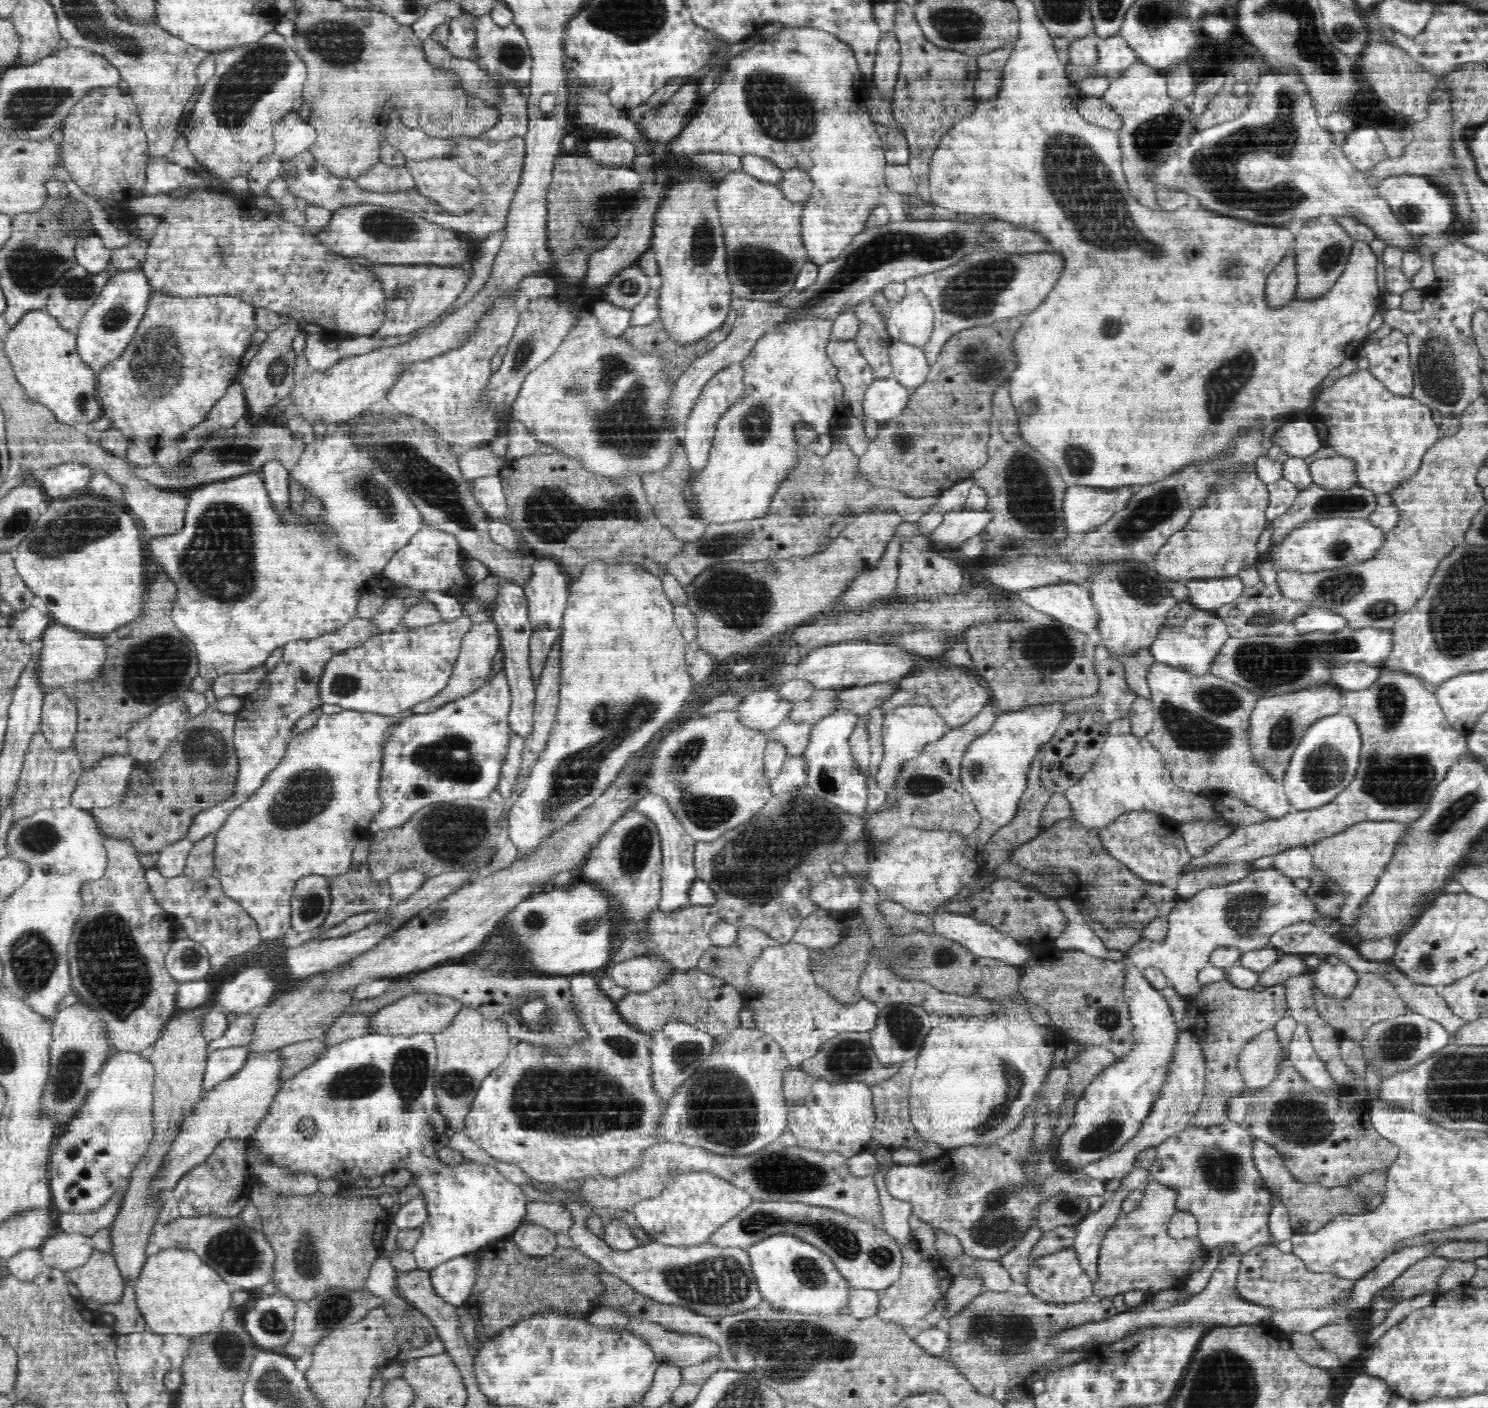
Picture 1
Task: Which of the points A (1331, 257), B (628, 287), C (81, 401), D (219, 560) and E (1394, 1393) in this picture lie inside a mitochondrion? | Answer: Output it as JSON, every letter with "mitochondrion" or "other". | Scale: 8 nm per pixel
{"A":"mitochondrion","B":"mitochondrion","C":"mitochondrion","D":"mitochondrion","E":"other"}

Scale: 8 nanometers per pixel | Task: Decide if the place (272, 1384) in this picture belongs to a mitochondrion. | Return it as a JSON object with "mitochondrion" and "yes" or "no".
{"mitochondrion":"yes"}

